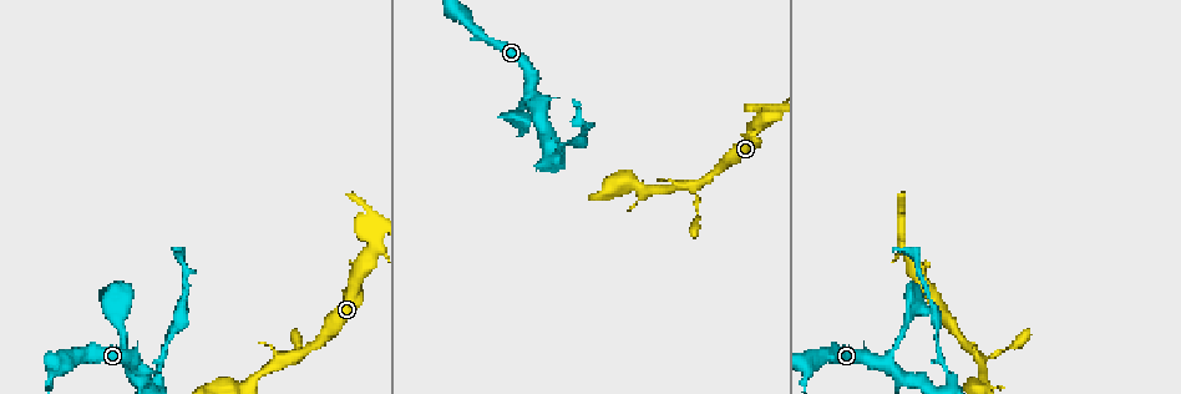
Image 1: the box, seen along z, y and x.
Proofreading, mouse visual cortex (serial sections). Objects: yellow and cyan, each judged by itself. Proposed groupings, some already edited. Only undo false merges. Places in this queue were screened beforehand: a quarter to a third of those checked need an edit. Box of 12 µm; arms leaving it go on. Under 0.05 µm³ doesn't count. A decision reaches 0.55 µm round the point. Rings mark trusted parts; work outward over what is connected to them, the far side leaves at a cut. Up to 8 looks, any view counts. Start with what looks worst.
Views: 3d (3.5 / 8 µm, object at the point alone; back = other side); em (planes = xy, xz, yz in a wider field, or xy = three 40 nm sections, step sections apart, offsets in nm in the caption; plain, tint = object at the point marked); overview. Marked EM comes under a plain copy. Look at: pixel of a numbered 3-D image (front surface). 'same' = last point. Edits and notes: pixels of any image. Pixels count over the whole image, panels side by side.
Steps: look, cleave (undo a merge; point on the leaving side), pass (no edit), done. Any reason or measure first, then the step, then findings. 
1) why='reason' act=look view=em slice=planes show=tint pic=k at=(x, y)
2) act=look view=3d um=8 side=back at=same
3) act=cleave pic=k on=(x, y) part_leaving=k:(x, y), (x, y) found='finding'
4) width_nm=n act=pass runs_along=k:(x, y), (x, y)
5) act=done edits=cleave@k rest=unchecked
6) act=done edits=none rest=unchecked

why='thin arm on a thick one' act=look view=3d um=3.5 pic=1 at=(906, 257)

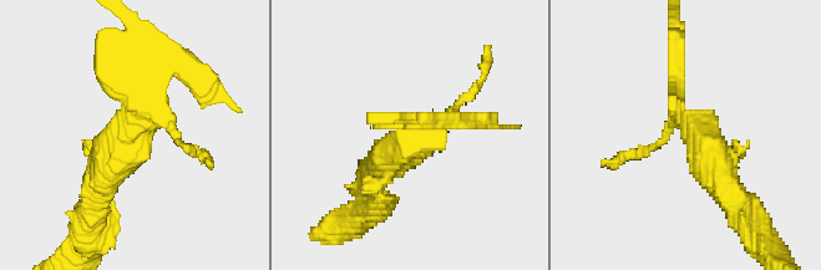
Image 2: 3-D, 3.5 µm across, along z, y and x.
act=pass runs_along=2:(726, 188), (678, 112), (678, 44) found='continuous, no second cell'

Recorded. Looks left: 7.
why='abrupt turn' act=look view=em slice=xy step=1 show=tint pic=1 at=(557, 155)

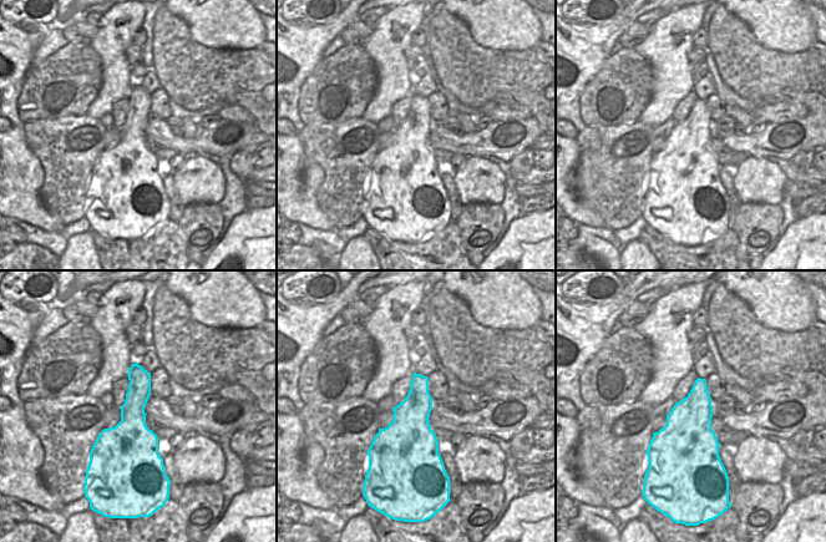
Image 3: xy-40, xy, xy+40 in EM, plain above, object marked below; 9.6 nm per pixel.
act=look view=3d um=3.5 at=same

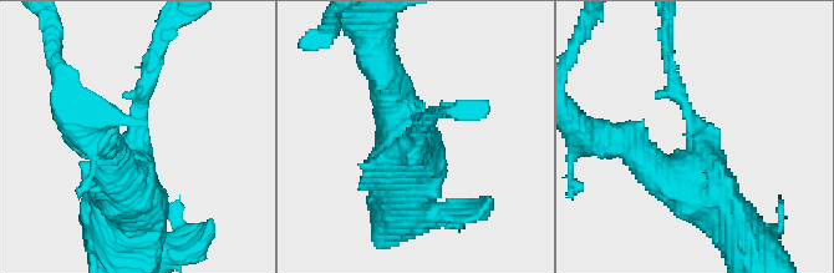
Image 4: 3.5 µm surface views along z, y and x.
arm_widths_nm=200,600 act=cleave pic=4 on=(146, 65) part_leaving=4:(136, 102), (167, 34) found='two cells meet here'

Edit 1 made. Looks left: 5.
why='sudden change in width' act=look view=3d um=3.5 pic=1 at=(913, 301)

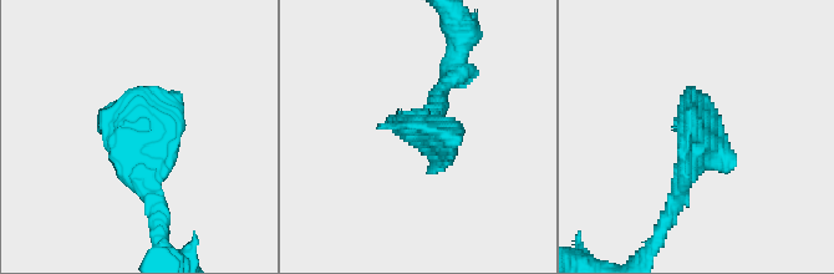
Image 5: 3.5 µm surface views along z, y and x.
why='shape alone is not enough' act=look view=em slice=xy step=3 show=tint pic=5 at=(149, 132)

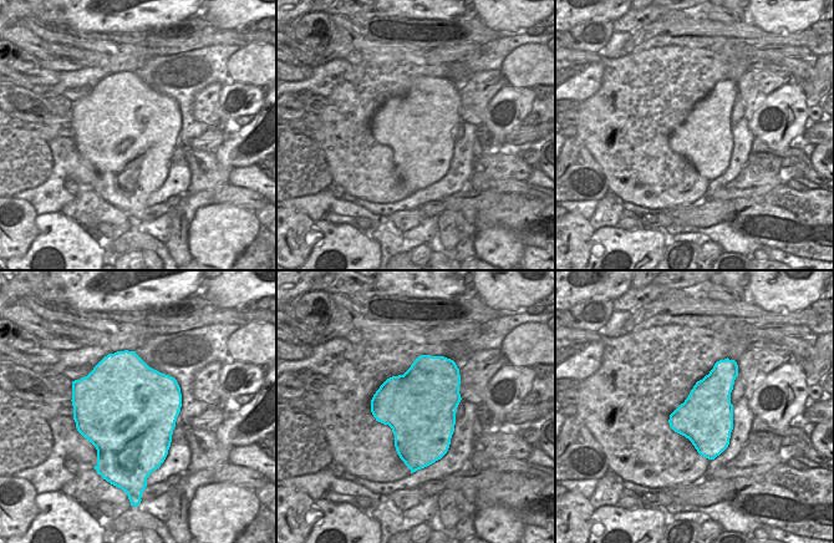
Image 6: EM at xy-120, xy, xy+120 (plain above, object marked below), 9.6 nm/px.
act=pass runs_along=5:(156, 204), (156, 138), (113, 101) found='all the same cell'

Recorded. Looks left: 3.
act=done edits=cleave@4 rest=unchecked

